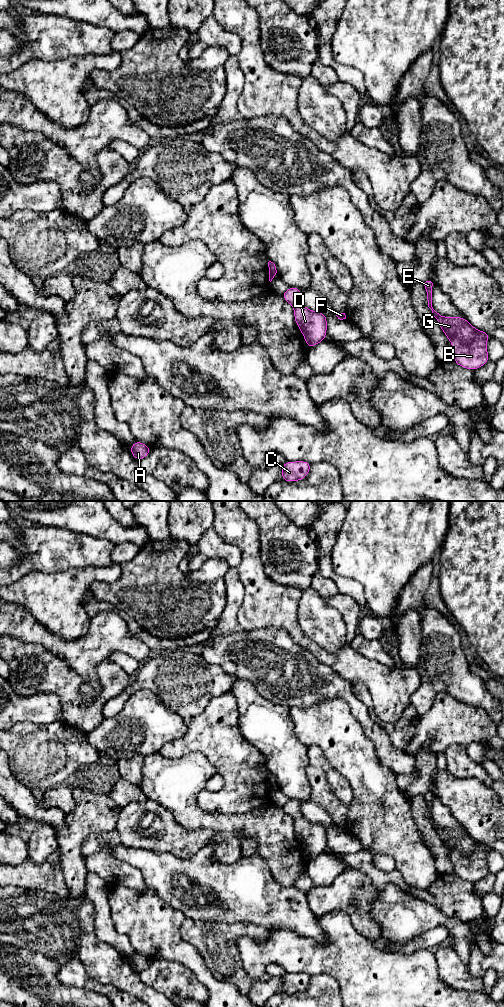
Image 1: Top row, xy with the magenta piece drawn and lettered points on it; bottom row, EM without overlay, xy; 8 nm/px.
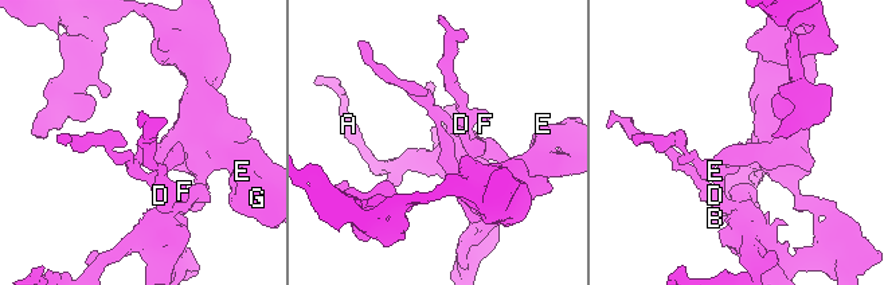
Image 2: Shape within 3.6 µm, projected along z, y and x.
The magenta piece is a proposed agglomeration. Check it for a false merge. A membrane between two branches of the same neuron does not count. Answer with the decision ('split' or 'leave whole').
split

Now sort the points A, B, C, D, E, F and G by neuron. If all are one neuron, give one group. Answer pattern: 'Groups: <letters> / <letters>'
Groups: A D F / B C E G

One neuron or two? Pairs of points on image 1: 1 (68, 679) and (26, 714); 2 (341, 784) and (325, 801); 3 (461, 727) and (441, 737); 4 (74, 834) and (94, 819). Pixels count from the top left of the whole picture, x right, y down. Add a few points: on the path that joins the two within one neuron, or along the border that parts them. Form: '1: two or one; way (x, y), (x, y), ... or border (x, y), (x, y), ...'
1: two; border (28, 695), (54, 693), (59, 699), (63, 713)
2: two; border (324, 771), (326, 783), (332, 793), (348, 806)
3: one; way (456, 727), (451, 727), (446, 732)
4: one; way (79, 829), (89, 819)

